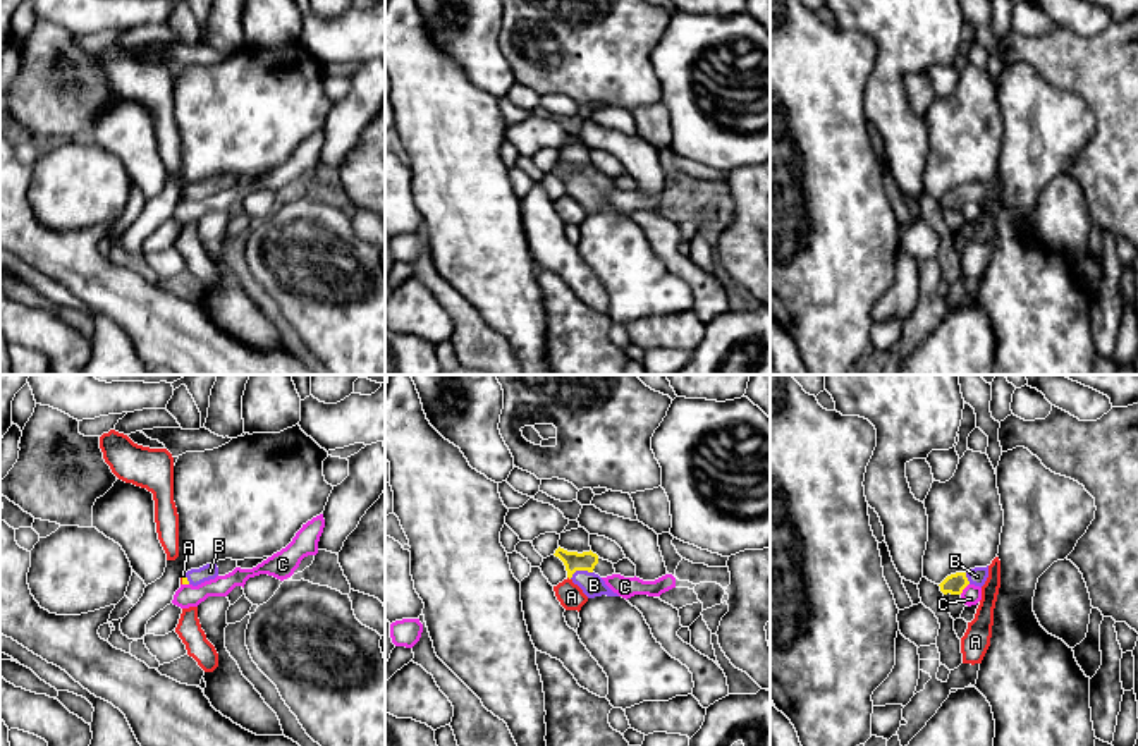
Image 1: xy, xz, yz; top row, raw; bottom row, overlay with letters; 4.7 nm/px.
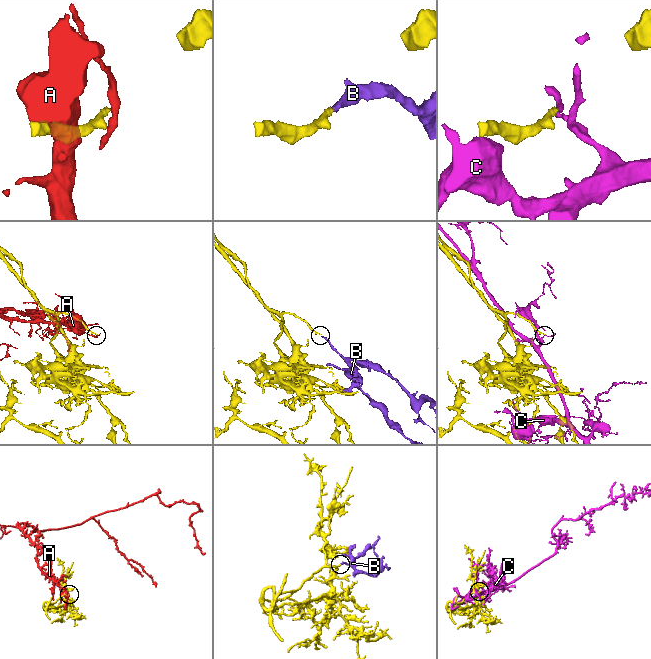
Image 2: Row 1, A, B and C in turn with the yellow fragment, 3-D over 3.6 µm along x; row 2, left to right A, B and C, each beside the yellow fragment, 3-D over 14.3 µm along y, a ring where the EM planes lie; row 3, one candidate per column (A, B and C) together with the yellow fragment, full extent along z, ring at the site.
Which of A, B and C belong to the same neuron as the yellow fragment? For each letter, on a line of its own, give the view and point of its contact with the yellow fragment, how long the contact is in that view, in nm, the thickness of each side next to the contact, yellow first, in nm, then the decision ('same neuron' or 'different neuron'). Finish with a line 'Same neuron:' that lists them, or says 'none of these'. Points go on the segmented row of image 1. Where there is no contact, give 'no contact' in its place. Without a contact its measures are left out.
A: xy (183, 580) | 50 nm | 30/20 nm | different neuron
B: xz (580, 569) | 120 nm | 90/110 nm | same neuron
C: yz (965, 587) | 70 nm | 90/90 nm | different neuron
Same neuron: B

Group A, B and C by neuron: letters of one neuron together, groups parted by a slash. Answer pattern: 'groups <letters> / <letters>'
groups A / B / C

